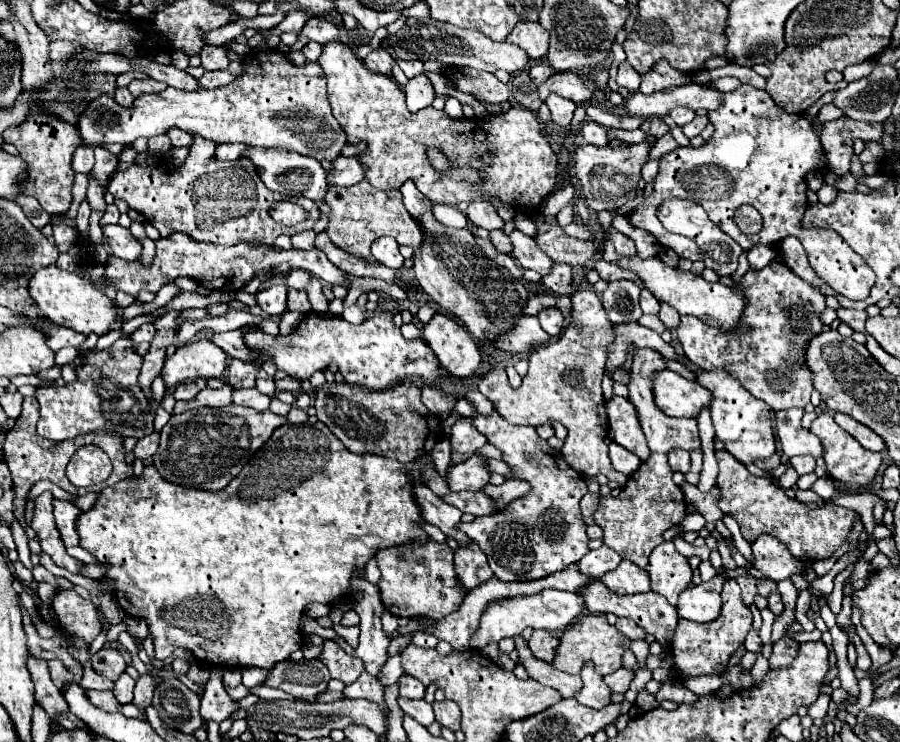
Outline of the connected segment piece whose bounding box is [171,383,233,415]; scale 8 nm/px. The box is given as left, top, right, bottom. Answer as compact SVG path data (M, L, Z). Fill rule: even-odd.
M227 383L221 389L203 389L191 401L177 401L171 415L181 415L183 411L199 409L199 407L225 407L233 401L231 397L233 397L233 389Z

